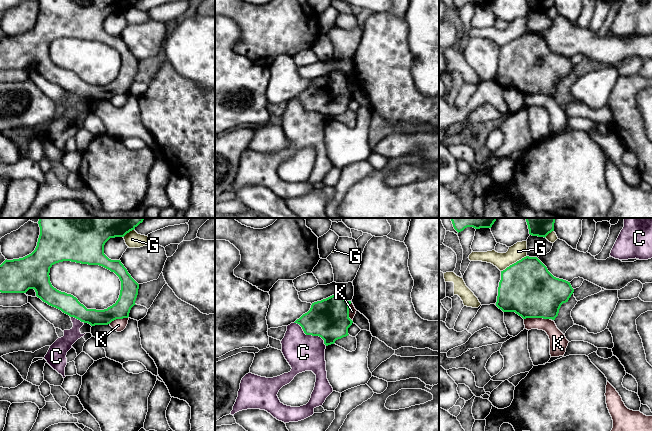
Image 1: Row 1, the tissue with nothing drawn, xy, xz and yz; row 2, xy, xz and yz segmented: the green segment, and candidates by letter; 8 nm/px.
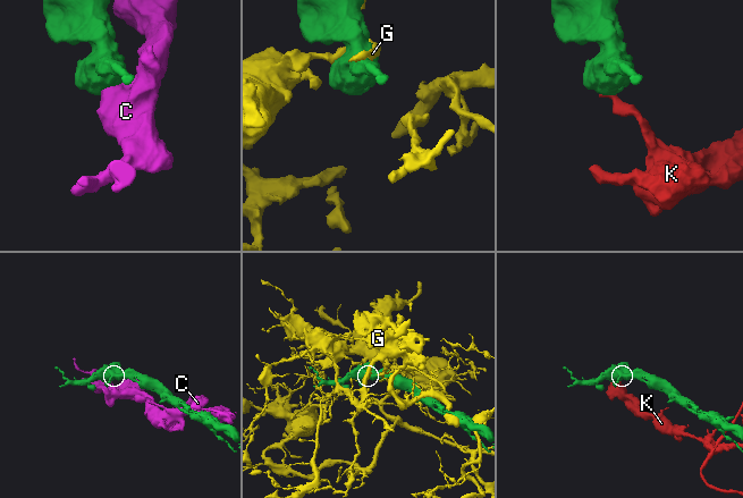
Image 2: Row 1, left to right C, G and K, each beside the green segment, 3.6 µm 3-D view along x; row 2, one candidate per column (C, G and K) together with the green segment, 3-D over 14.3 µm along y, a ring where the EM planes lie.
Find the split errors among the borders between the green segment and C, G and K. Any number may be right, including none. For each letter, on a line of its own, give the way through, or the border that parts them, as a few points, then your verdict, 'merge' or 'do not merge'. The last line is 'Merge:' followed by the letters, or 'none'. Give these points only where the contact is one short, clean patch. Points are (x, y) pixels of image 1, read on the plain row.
C: along xz (294, 98), (306, 110), (318, 111), (326, 121) | do not merge
G: do not merge
K: along yz (549, 94), (524, 95) | do not merge
Merge: none

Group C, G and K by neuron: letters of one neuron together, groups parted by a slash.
C / G / K

